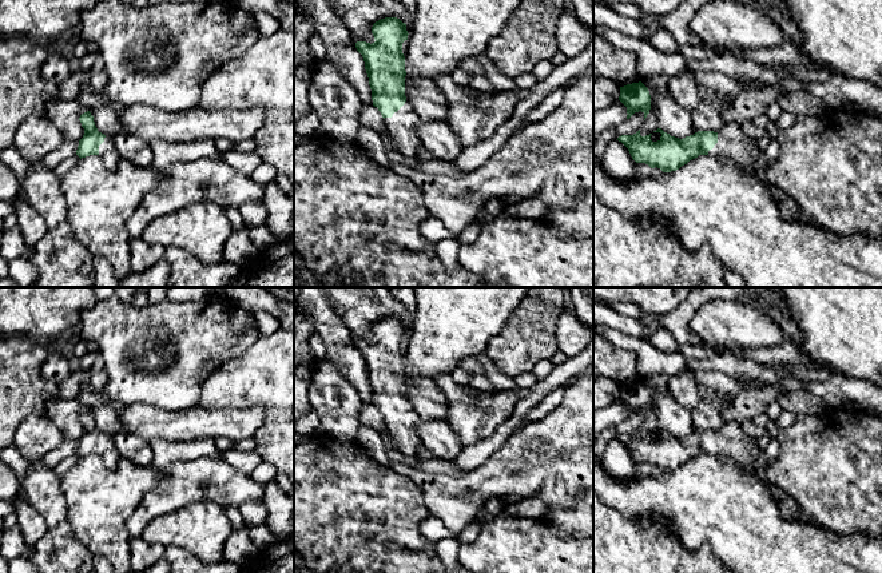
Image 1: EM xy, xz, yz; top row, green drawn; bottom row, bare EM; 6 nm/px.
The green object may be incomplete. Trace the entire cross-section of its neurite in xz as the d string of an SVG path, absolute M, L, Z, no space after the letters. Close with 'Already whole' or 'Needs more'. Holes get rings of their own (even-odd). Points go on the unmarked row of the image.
M385 317L372 326L374 342L357 341L372 389L373 405L384 417L389 431L388 446L406 458L418 458L422 445L417 426L420 417L410 409L405 395L405 355L402 342L408 339L406 323L397 317Z. Needs more

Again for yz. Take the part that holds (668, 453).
M727 422L718 431L698 430L683 438L671 435L662 427L653 431L662 433L657 441L651 439L652 433L641 435L640 429L633 434L621 434L617 439L628 447L636 462L645 462L651 467L657 466L663 471L676 470L699 454L727 457L746 471L759 477L776 498L783 518L818 524L794 497L767 480L763 471L764 466L756 466L755 462L760 458L763 450L756 439L744 433L740 423Z. Needs more

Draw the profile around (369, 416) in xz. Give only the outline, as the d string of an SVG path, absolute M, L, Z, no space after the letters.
M362 405L358 419L361 425L365 425L377 433L382 433L384 429L384 417L377 406L374 405Z

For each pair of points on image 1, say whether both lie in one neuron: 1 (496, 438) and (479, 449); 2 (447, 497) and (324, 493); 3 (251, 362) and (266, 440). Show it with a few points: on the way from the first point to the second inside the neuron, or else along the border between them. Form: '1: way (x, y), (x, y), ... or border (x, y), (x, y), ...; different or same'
1: way (492, 442), (483, 449); same
2: border (402, 473), (420, 489), (424, 504), (430, 513); different
3: way (270, 381), (274, 385), (274, 421); same

